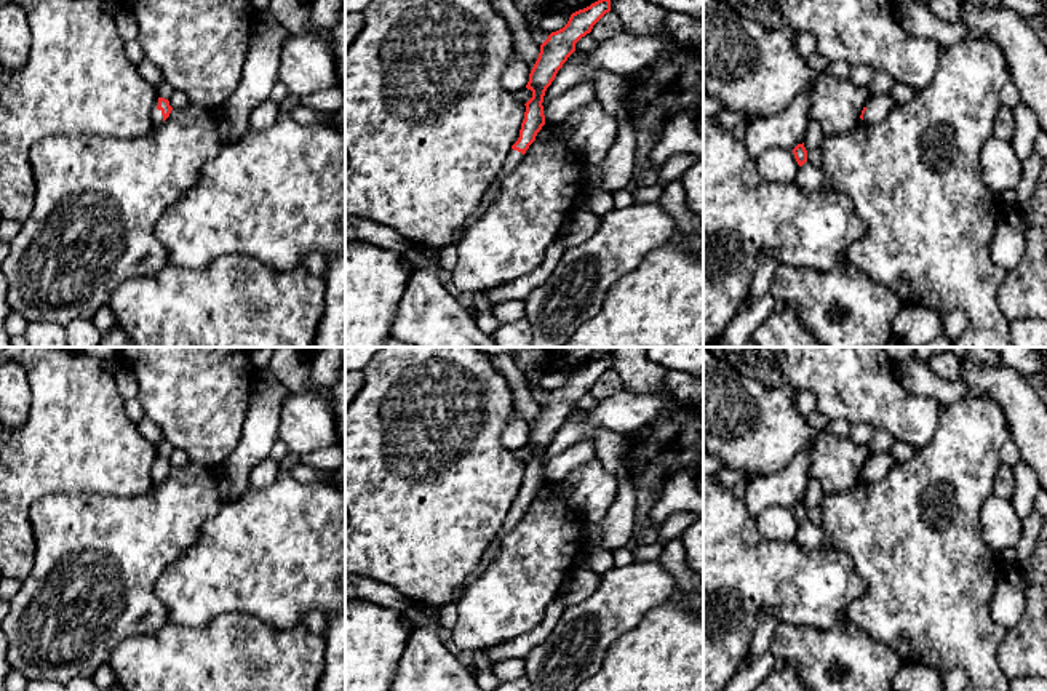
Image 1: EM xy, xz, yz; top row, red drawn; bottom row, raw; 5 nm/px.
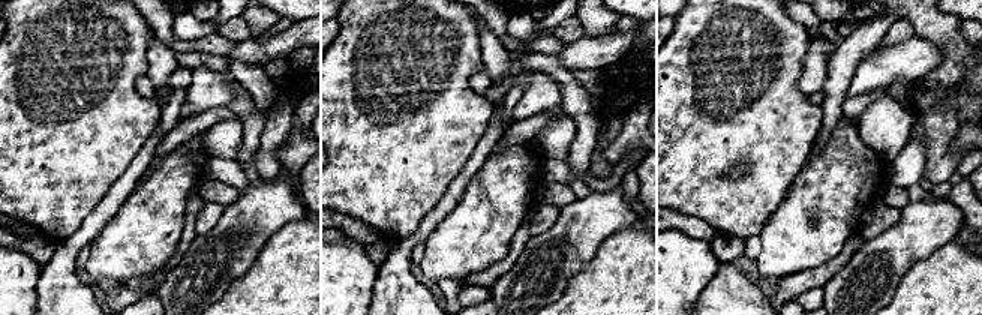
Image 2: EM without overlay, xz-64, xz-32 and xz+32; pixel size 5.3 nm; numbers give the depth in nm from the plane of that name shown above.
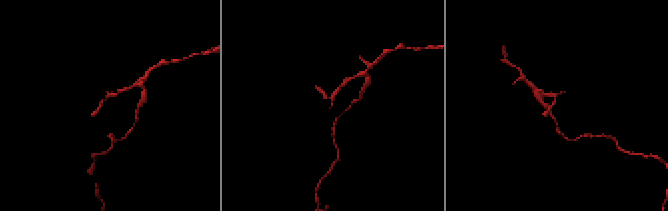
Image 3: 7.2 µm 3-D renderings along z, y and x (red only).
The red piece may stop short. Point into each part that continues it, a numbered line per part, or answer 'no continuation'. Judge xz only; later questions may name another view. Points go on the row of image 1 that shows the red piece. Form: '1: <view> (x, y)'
1: xz (515, 157)

